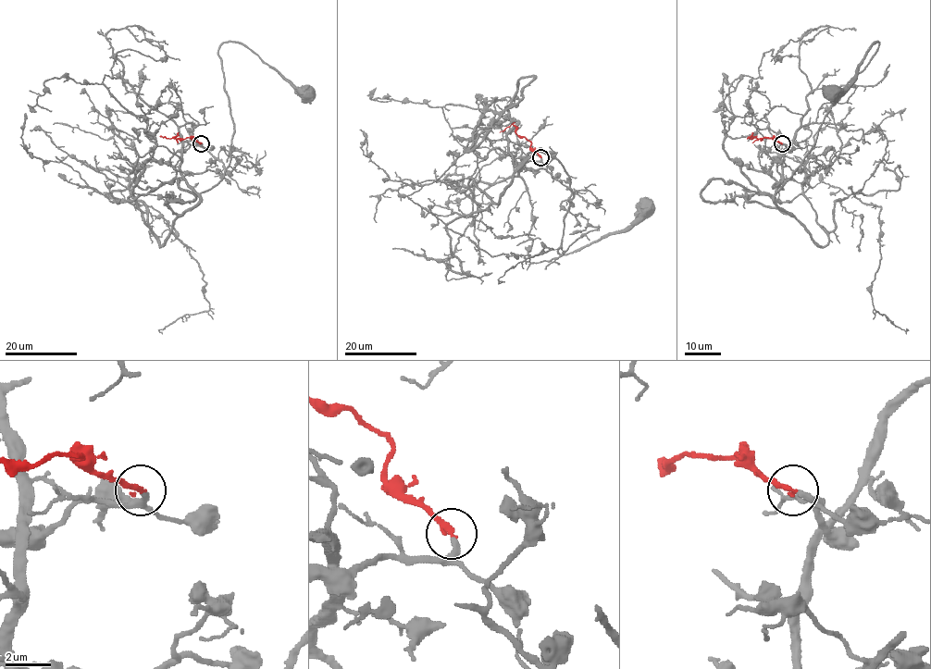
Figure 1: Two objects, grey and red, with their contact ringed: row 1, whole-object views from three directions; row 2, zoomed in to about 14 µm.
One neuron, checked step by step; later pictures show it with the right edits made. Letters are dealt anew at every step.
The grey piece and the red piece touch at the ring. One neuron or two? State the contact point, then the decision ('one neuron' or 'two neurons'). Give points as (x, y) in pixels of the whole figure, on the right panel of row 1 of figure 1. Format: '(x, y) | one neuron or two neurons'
(782, 143) | two neurons

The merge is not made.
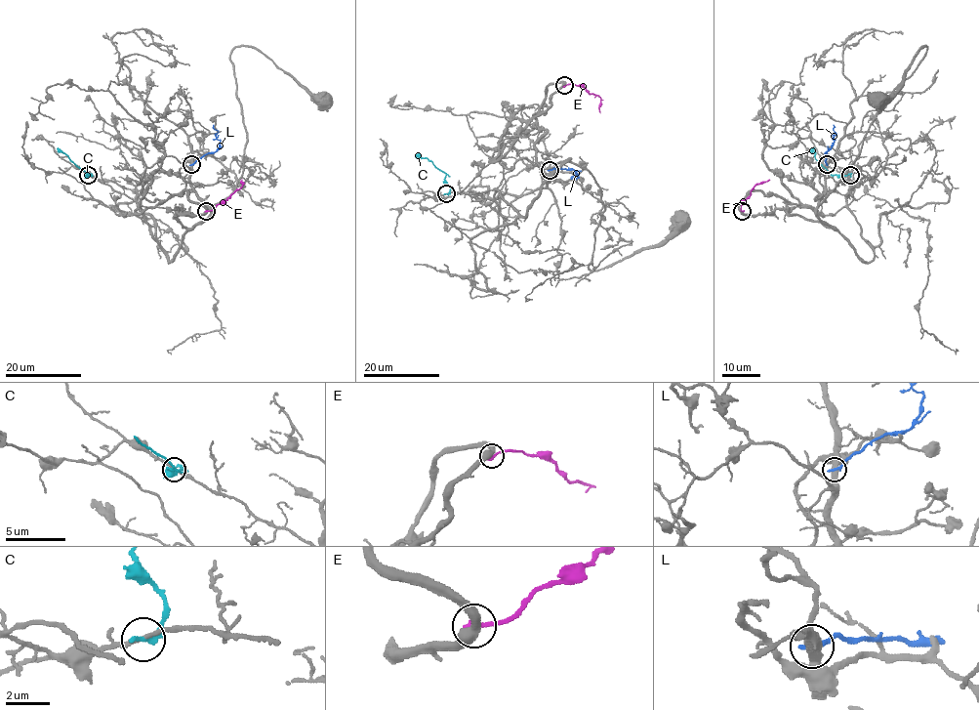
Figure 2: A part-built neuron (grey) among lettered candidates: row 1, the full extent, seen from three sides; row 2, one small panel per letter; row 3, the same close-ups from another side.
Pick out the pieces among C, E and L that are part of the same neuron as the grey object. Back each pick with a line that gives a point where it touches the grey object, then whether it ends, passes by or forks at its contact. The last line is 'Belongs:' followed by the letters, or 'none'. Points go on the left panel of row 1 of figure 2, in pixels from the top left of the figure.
Belongs: none

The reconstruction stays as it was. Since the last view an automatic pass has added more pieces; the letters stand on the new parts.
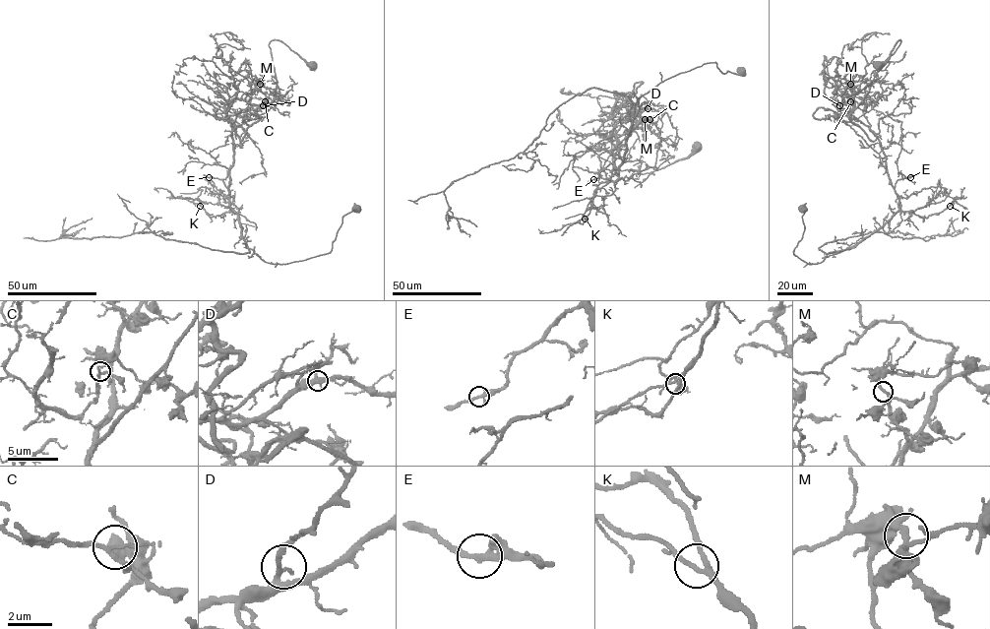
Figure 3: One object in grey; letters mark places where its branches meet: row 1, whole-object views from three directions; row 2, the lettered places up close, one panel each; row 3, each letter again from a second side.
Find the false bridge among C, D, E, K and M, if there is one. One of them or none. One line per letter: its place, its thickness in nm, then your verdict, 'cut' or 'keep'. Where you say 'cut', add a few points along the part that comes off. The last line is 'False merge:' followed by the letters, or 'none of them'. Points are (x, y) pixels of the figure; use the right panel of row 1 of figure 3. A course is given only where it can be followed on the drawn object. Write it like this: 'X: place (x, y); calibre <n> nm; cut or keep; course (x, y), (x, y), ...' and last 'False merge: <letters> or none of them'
C: place (850, 101); calibre 130 nm; cut; course (850, 101), (847, 112), (879, 141), (898, 210), (849, 248), (819, 249), (869, 232), (941, 235), (958, 218)
D: place (839, 105); calibre 190 nm; keep
E: place (910, 177); calibre 220 nm; keep
K: place (950, 206); calibre 190 nm; keep
M: place (850, 84); calibre 200 nm; keep
False merge: C

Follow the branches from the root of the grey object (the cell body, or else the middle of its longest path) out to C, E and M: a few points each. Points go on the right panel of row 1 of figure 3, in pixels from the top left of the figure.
C: (878, 65), (887, 61), (900, 39), (897, 50), (880, 67), (863, 100), (850, 114), (847, 109), (850, 101)
E: (878, 65), (900, 39), (849, 119), (871, 140), (876, 135), (871, 130), (893, 186), (910, 177)
M: (878, 65), (887, 61), (900, 39), (897, 50), (880, 67), (863, 100), (850, 114), (855, 94), (850, 84)

